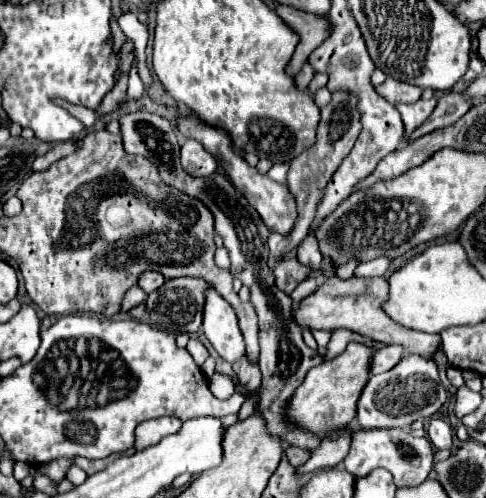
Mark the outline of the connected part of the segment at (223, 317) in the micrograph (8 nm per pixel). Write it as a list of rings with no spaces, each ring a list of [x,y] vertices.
[[[215,288],[205,290],[203,318],[203,332],[221,358],[225,358],[227,362],[237,362],[241,356],[245,356],[245,344],[235,310],[231,308],[231,304],[227,304],[227,300],[219,296],[219,292],[215,292]]]

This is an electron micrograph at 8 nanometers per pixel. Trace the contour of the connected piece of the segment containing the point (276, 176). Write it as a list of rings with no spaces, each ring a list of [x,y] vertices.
[[[290,162],[275,163],[267,174],[273,180],[281,180],[281,183],[286,183],[289,166]]]

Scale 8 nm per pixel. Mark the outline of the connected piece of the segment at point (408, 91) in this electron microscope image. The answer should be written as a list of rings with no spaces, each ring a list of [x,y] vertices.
[[[387,78],[381,86],[377,86],[377,92],[387,98],[391,104],[397,104],[397,102],[415,102],[421,98],[421,88],[419,86],[413,86],[413,84],[403,84],[395,78]]]

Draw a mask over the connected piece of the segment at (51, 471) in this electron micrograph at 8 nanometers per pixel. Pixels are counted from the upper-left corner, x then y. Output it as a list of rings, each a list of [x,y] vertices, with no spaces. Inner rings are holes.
[[[59,458],[59,460],[53,460],[53,462],[49,462],[49,464],[41,464],[41,466],[37,466],[35,470],[37,470],[39,474],[49,476],[53,482],[61,482],[61,480],[65,478],[65,472],[69,470],[71,464],[73,464],[73,460],[63,460],[63,458]]]

